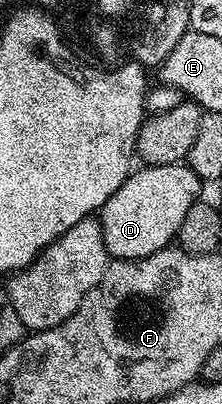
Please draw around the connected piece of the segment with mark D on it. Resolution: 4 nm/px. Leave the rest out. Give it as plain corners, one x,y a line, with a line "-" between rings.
169,163
170,165
150,165
147,169
135,168
112,199
108,199
100,210
102,234
107,254
119,261
135,261
141,257
152,255
156,251
167,248
177,238
180,223
184,223
184,215
188,215
188,207
199,200
198,193
204,188
202,178
190,169
186,163

